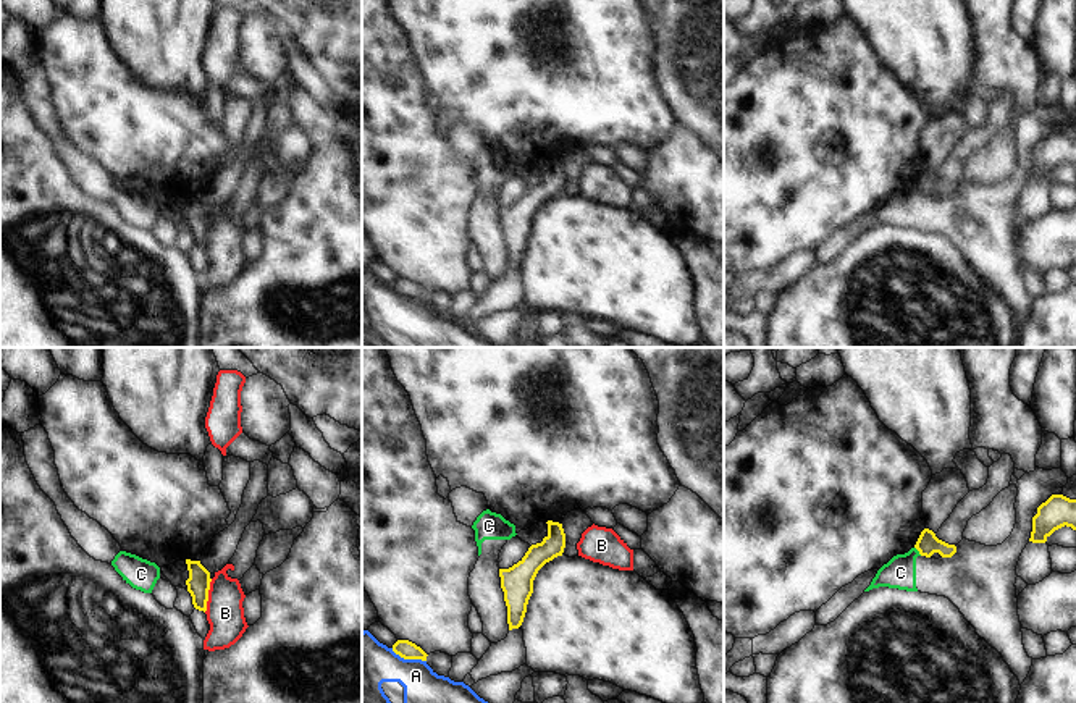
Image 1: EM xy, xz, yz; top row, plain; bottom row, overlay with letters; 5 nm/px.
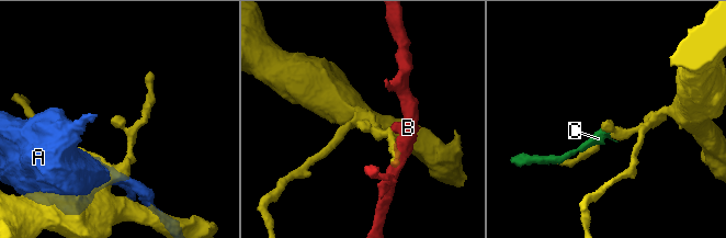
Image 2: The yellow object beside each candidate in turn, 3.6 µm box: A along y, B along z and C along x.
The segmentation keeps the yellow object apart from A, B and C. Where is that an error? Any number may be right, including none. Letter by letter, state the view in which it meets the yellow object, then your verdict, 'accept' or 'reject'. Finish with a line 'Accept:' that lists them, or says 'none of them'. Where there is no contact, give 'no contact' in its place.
A: meets yellow in xz; reject
B: meets yellow in xy; reject
C: meets yellow in yz; reject
Accept: none of them

